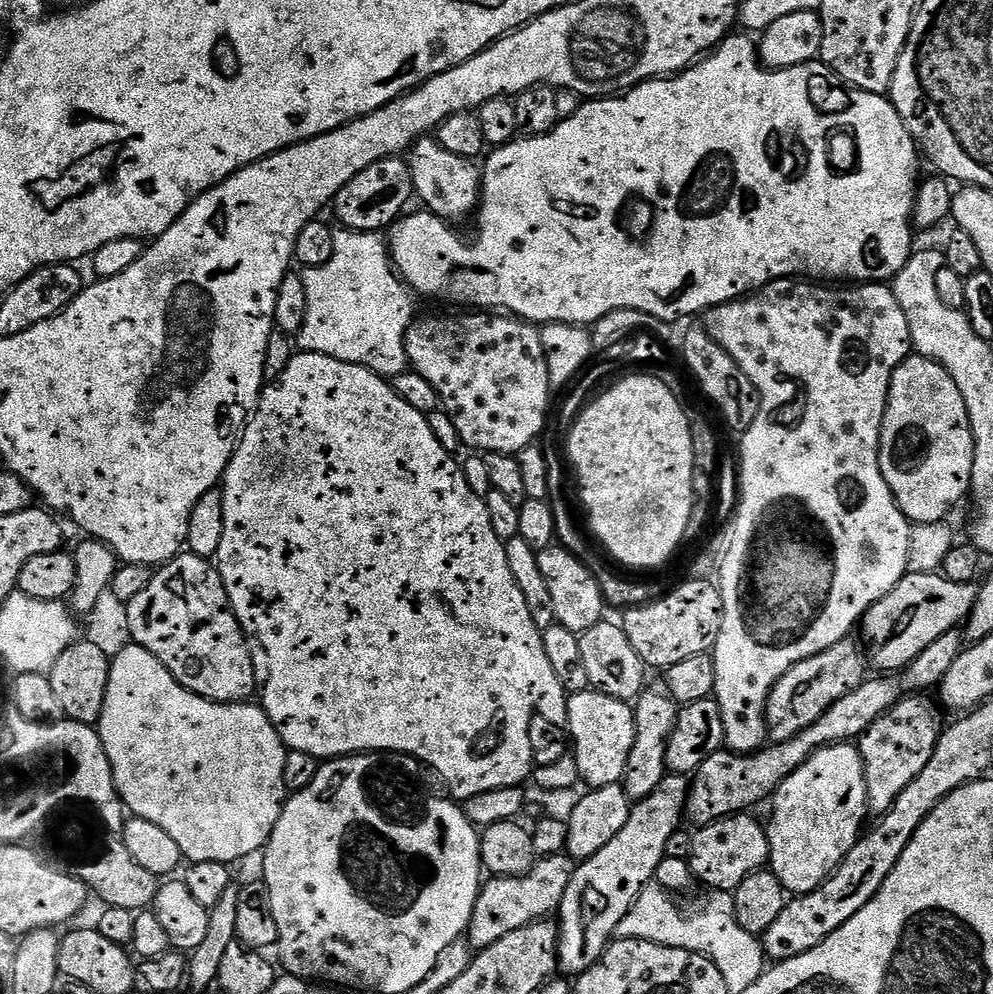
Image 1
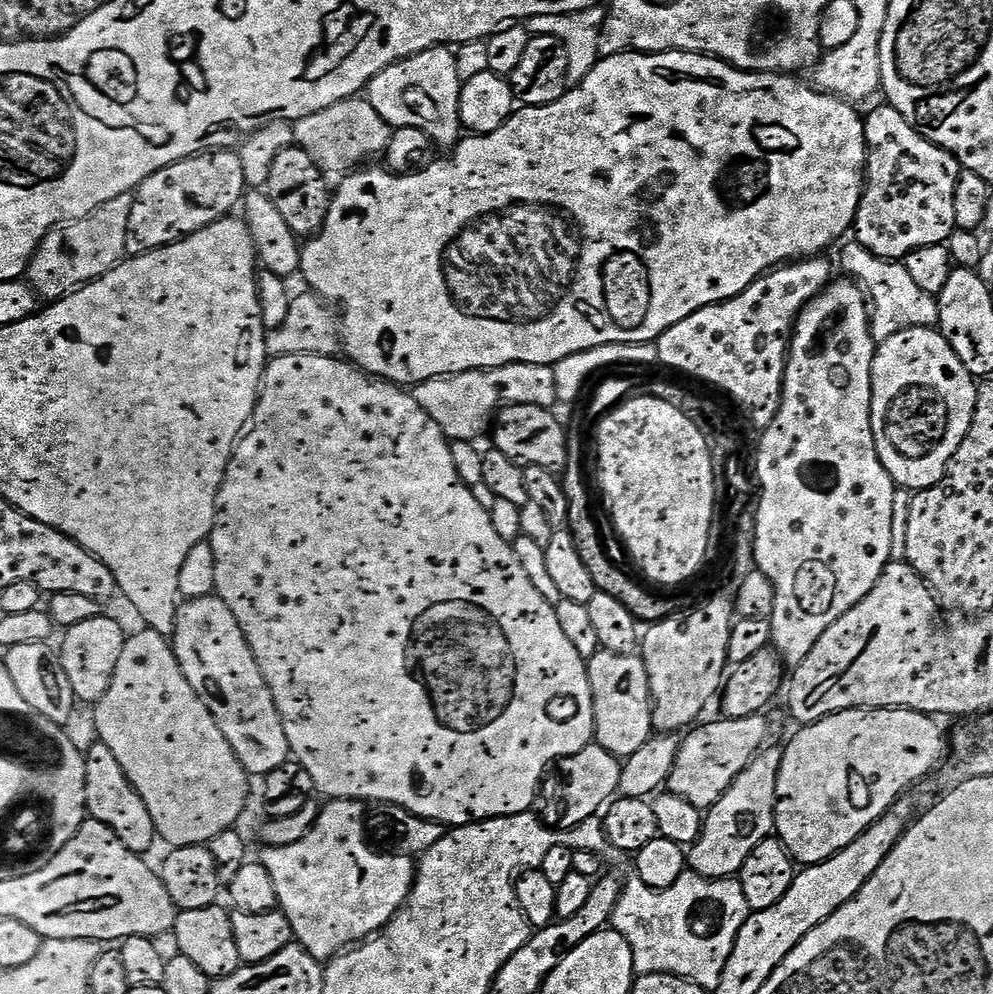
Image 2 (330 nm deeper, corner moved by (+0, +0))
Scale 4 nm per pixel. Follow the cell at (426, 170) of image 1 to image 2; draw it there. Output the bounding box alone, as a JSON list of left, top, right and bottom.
[366,46,462,150]

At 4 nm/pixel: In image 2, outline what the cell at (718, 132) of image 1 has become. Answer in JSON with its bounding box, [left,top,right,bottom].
[299,52,868,386]

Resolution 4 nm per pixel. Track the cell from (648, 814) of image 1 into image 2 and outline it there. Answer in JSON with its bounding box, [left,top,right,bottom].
[667,715,769,810]

